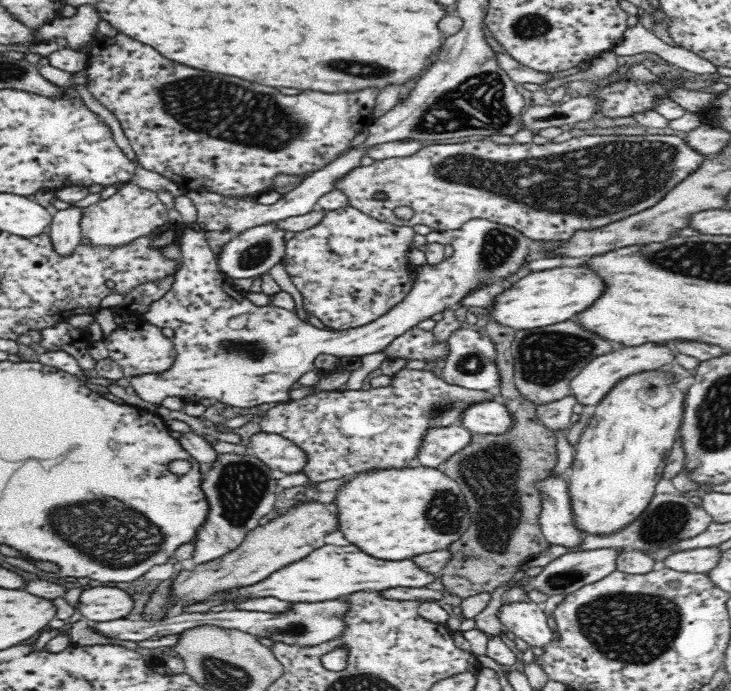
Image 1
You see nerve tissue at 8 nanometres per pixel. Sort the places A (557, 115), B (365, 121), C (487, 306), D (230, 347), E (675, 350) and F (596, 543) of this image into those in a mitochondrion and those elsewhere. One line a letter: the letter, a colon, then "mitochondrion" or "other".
A: other
B: other
C: other
D: mitochondrion
E: other
F: other

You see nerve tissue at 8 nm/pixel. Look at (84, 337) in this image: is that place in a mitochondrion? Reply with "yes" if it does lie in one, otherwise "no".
no

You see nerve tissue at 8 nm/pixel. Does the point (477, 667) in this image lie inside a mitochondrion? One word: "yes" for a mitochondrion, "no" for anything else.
no

